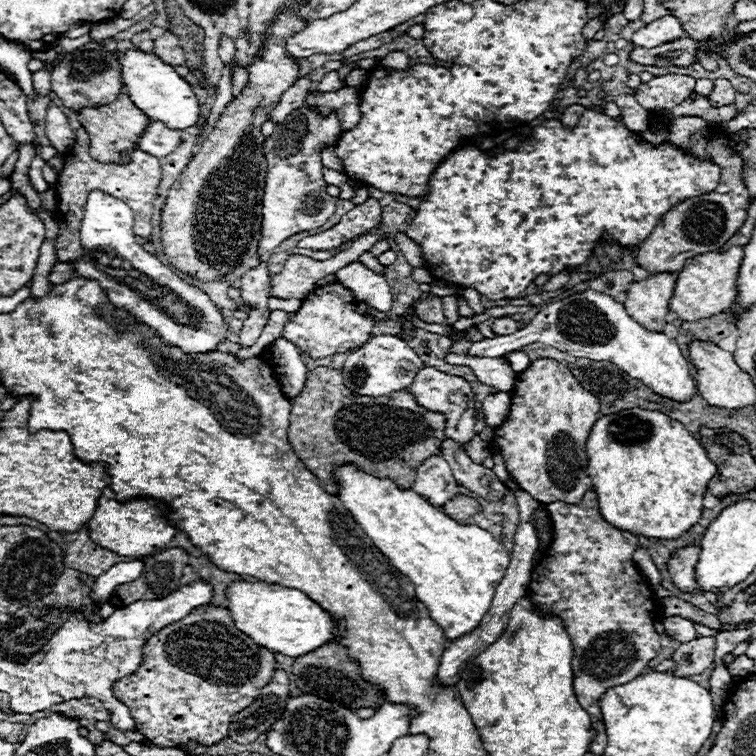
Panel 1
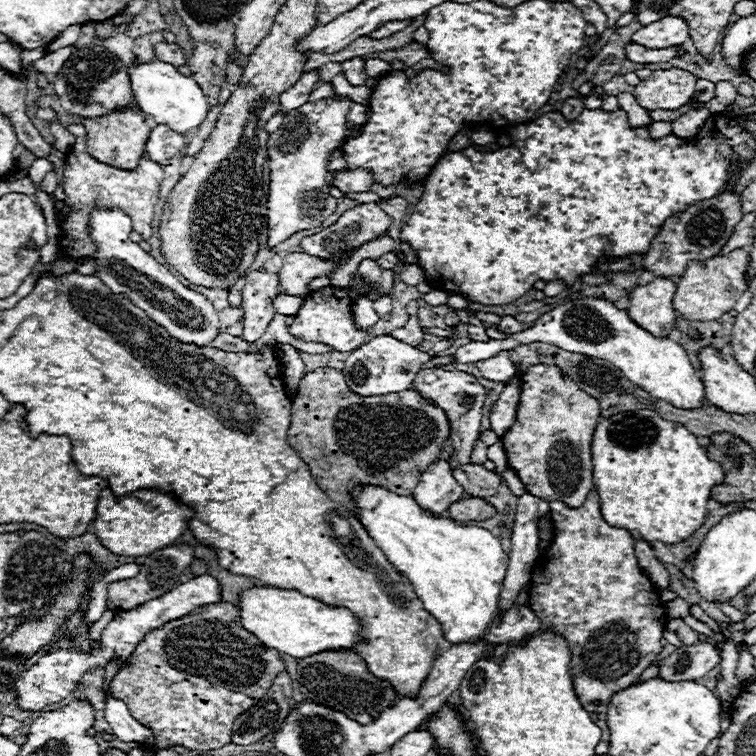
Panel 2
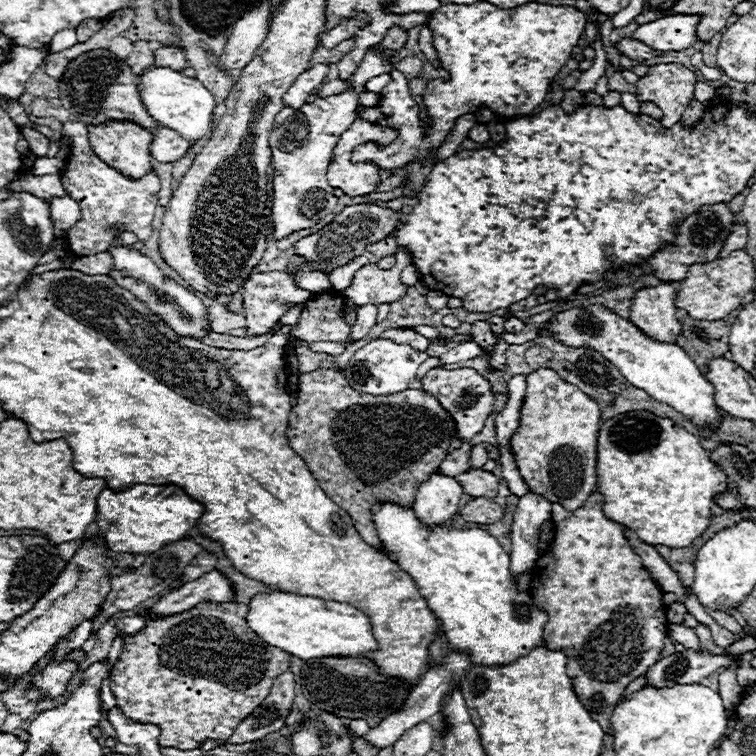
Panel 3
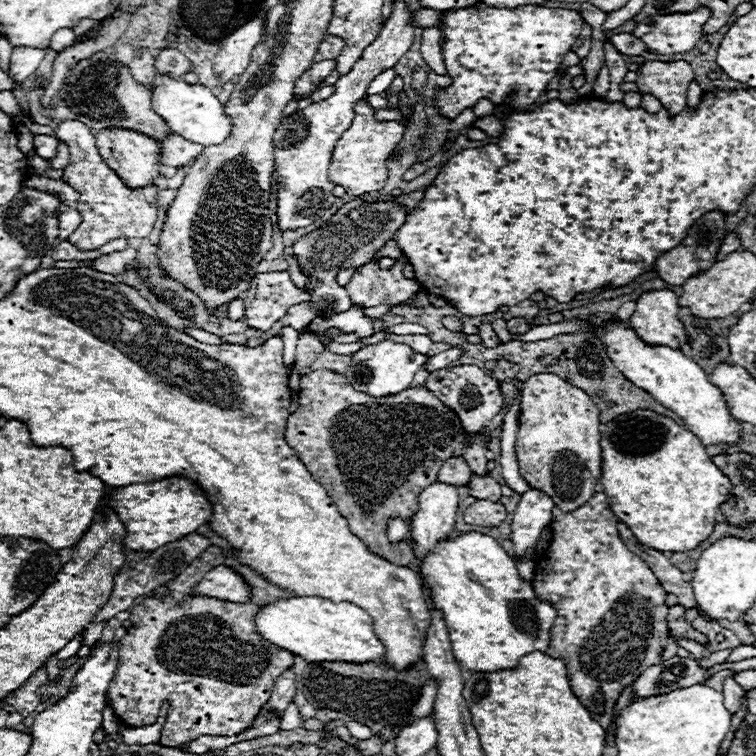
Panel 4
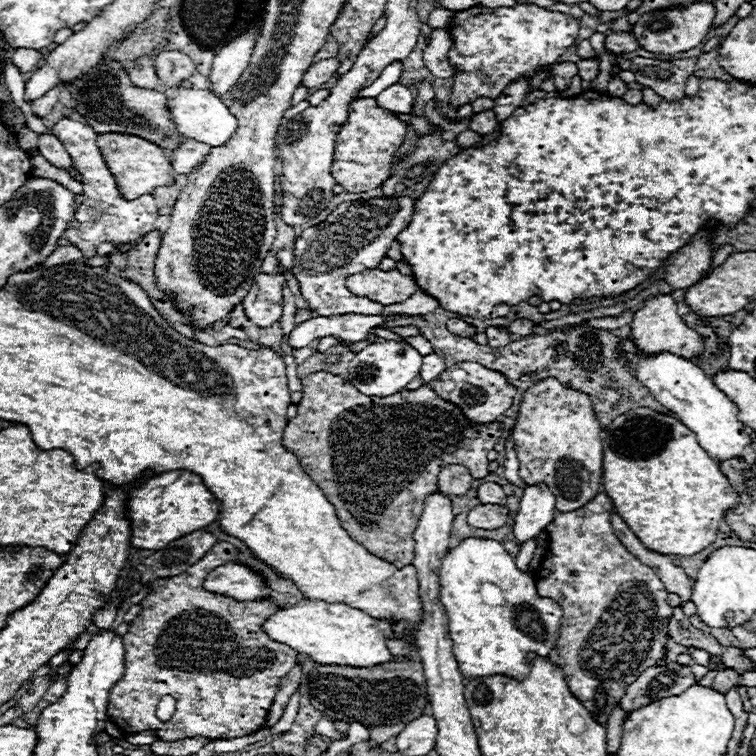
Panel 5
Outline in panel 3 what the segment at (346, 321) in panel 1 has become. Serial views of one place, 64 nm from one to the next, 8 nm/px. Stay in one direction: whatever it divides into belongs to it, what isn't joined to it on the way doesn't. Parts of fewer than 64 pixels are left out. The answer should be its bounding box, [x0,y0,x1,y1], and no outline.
[290,292,350,346]

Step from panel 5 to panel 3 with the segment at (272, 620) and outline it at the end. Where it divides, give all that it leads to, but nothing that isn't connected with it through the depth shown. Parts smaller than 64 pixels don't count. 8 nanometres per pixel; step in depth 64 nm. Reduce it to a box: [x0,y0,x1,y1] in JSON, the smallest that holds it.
[246,590,378,660]

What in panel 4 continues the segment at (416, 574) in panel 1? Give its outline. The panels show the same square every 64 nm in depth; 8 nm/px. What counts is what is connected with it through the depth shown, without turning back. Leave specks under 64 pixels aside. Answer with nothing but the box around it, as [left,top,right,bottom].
[386,516,556,672]

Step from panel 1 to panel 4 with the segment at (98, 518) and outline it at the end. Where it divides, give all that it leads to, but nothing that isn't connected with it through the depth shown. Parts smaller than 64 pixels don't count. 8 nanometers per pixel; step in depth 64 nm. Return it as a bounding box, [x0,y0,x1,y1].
[102,476,212,552]

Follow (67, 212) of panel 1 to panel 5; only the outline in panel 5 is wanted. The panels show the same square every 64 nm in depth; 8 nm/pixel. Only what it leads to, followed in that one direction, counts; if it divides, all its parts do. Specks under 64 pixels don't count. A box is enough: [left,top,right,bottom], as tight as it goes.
[52,118,158,258]

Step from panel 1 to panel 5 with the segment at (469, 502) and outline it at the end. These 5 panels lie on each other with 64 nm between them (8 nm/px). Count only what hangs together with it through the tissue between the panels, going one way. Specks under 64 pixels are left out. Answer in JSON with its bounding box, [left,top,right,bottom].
[468,504,510,530]

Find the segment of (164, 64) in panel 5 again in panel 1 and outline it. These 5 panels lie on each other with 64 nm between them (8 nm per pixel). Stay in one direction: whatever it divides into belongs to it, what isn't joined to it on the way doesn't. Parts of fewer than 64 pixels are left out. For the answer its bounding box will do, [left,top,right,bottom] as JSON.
[154,30,184,66]

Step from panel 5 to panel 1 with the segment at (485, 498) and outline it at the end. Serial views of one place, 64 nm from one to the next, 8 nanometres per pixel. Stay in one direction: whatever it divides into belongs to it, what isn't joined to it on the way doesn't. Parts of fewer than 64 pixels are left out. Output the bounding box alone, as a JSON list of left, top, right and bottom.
[440,438,506,502]

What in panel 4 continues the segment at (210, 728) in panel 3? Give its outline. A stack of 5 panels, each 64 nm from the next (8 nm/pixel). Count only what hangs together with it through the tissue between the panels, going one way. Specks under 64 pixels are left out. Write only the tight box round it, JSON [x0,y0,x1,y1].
[108,546,294,748]

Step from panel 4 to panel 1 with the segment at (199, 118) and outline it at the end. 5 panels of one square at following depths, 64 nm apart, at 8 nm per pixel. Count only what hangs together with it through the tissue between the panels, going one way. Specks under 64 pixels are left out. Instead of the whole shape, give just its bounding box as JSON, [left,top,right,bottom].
[116,48,198,130]

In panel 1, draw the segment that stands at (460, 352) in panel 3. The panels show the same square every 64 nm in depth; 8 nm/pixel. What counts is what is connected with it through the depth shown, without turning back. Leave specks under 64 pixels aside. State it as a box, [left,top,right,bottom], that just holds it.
[468,290,696,400]

